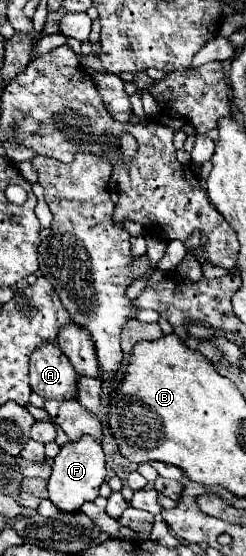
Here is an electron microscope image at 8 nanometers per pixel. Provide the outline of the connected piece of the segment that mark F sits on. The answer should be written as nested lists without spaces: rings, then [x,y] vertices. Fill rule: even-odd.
[[[86,435],[76,443],[70,441],[60,447],[60,453],[52,465],[52,475],[48,479],[48,499],[62,513],[76,513],[86,501],[94,501],[98,497],[98,489],[104,481],[106,481],[106,467],[102,447],[100,443],[92,441],[92,437]]]

